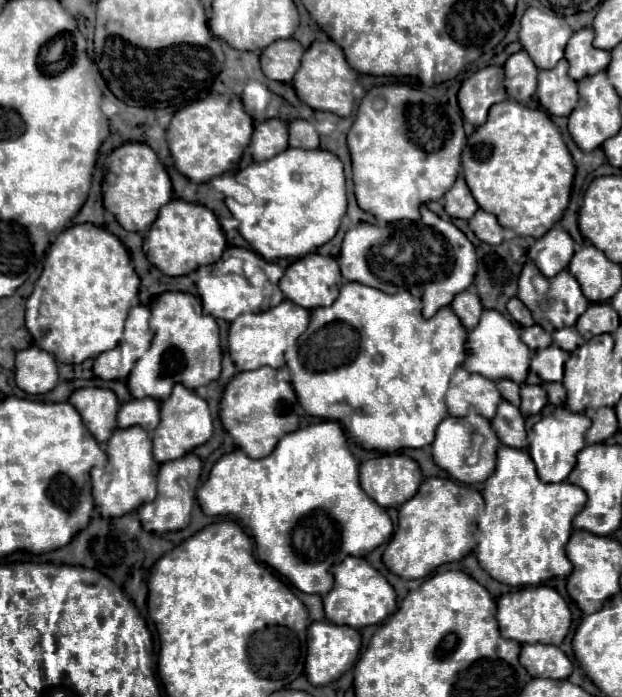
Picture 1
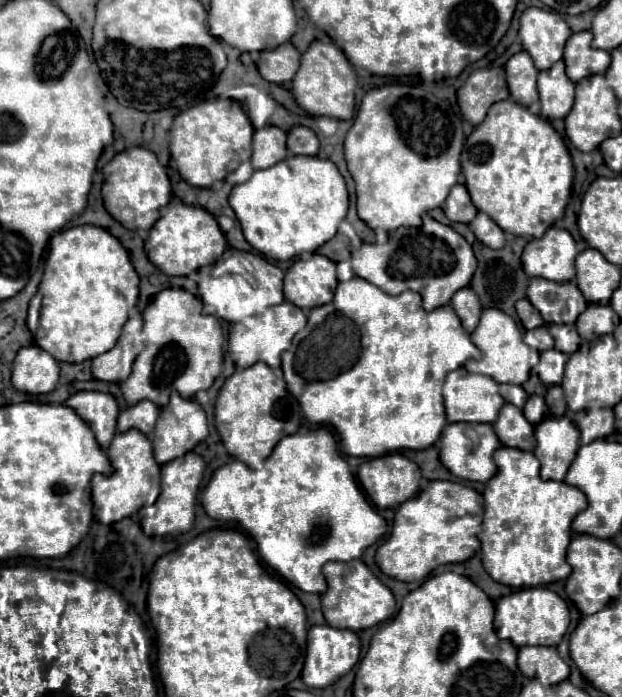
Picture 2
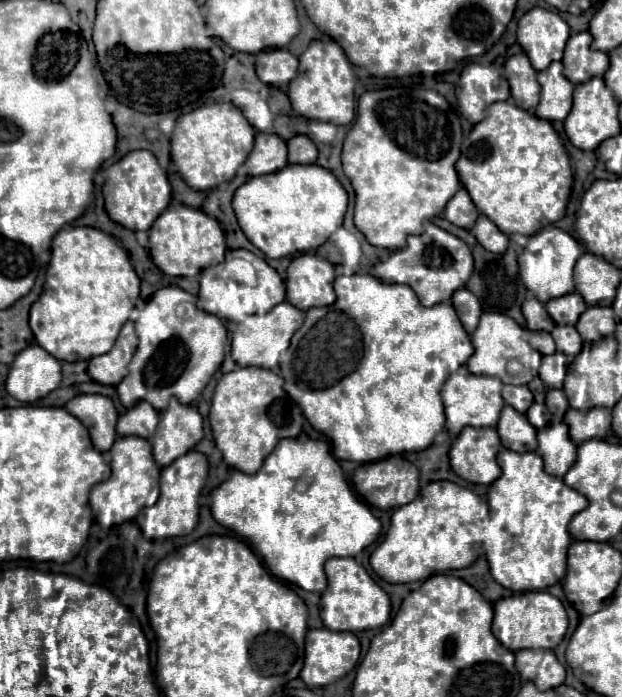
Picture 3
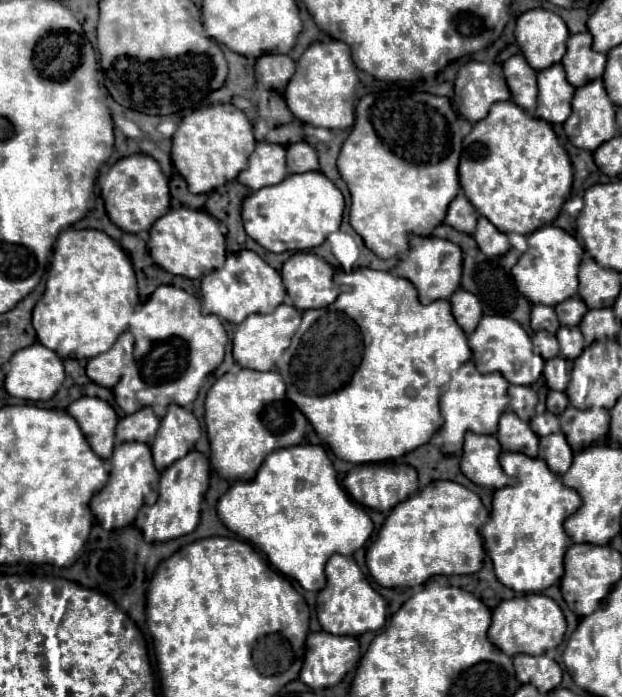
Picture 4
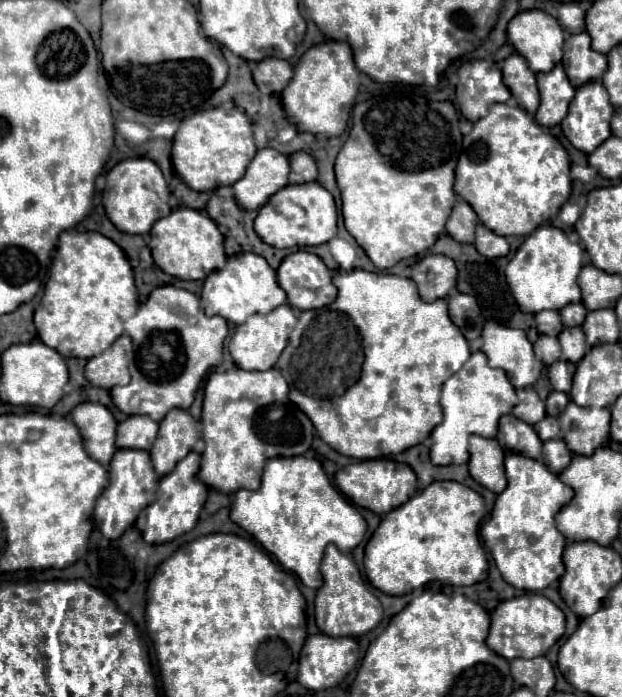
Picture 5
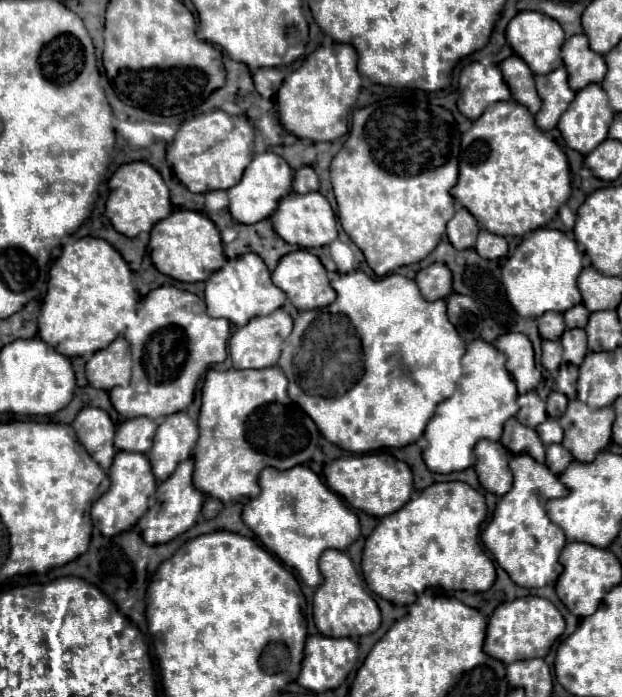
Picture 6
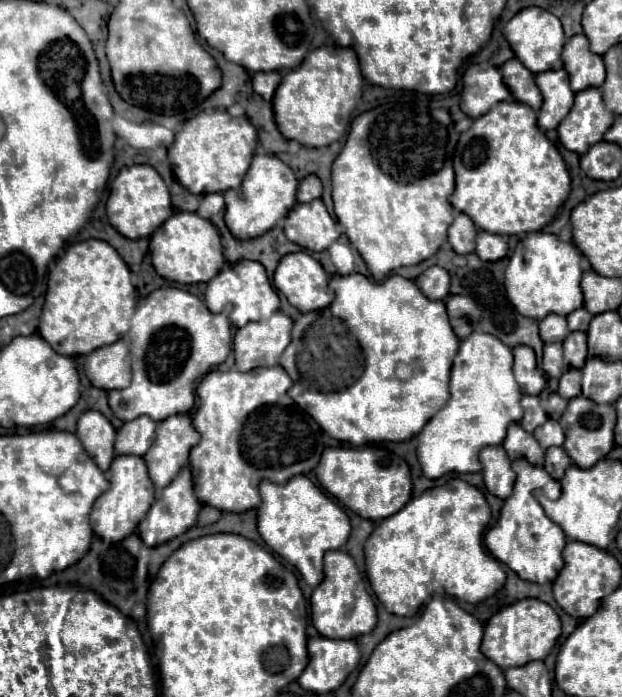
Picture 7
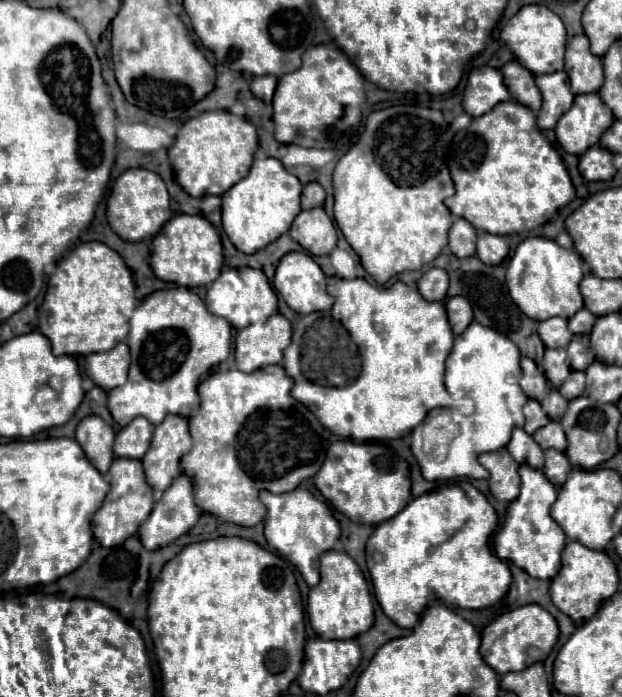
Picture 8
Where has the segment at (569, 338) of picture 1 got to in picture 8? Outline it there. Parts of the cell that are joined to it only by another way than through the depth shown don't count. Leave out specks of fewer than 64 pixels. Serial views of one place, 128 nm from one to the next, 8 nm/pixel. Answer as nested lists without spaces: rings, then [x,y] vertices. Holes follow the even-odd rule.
[[[576,334],[570,344],[566,346],[566,354],[568,354],[568,362],[574,370],[586,370],[586,366],[590,364],[592,356],[590,356],[590,340],[584,334]]]

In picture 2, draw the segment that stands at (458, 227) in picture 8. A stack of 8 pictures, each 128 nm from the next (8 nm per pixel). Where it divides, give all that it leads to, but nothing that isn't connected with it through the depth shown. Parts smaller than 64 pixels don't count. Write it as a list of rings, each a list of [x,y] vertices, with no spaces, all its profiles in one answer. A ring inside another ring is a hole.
[[[456,184],[452,188],[452,192],[448,194],[444,206],[442,206],[444,214],[452,220],[452,222],[470,222],[476,216],[476,206],[470,200],[470,194],[466,190],[464,184]]]

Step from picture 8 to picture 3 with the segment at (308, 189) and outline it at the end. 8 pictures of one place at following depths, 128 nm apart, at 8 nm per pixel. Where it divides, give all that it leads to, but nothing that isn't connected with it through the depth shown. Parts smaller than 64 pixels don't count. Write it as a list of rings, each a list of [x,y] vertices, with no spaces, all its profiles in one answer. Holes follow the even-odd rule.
[[[298,134],[288,140],[288,162],[290,164],[314,164],[318,158],[316,144],[304,136]]]

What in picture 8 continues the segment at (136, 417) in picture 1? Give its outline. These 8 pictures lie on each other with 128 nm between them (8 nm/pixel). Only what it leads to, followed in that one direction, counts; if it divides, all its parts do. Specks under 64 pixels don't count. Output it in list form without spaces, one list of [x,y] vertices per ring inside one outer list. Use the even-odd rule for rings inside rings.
[[[134,418],[116,434],[114,454],[120,458],[142,458],[152,442],[154,426],[146,418]]]

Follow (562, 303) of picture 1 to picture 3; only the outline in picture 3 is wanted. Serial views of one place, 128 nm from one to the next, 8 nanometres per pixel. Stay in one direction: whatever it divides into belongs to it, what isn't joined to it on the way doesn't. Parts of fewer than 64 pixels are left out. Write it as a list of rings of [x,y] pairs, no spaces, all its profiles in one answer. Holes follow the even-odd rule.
[[[570,292],[570,294],[564,294],[560,298],[552,298],[544,304],[544,308],[548,310],[550,318],[556,322],[556,324],[576,324],[580,314],[588,308],[584,298],[578,294],[578,292]]]

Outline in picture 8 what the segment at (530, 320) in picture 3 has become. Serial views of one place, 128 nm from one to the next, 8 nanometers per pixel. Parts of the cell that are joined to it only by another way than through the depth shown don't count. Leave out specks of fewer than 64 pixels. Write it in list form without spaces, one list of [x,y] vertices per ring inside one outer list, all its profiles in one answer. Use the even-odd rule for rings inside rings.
[[[548,318],[548,320],[540,322],[538,334],[540,334],[542,342],[546,344],[546,348],[566,348],[572,338],[566,318]]]

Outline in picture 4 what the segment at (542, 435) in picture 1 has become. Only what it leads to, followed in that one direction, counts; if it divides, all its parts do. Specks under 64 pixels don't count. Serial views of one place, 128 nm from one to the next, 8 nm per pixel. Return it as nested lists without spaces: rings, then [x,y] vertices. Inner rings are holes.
[[[560,432],[540,438],[540,454],[538,456],[558,476],[562,476],[572,466],[572,458],[574,458],[572,448],[568,446],[564,434],[560,434]]]

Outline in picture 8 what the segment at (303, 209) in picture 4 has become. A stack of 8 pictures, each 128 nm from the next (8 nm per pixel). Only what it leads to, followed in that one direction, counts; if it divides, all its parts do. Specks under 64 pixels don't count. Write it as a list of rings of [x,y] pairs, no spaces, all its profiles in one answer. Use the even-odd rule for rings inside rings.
[[[322,206],[312,210],[302,210],[292,222],[290,236],[314,256],[330,254],[336,248],[338,240],[334,222],[328,218]]]

